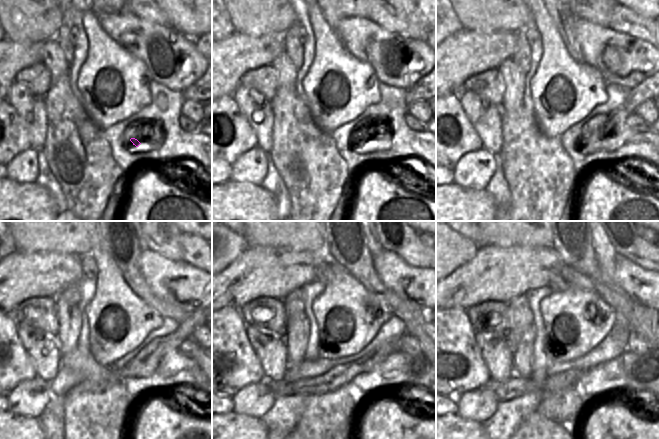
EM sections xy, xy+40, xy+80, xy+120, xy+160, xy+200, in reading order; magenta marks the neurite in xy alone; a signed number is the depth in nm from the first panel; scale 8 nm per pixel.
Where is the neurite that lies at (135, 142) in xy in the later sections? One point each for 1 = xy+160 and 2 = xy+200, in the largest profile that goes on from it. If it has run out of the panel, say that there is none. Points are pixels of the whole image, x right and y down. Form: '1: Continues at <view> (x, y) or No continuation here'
1: Continues at xy+160 (322, 376)
2: Continues at xy+200 (555, 377).

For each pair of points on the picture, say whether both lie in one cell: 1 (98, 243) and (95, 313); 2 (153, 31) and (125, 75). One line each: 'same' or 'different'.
1: same
2: different

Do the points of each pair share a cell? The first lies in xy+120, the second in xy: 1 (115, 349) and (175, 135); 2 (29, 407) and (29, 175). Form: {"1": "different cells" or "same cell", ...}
{"1": "different cells", "2": "same cell"}

